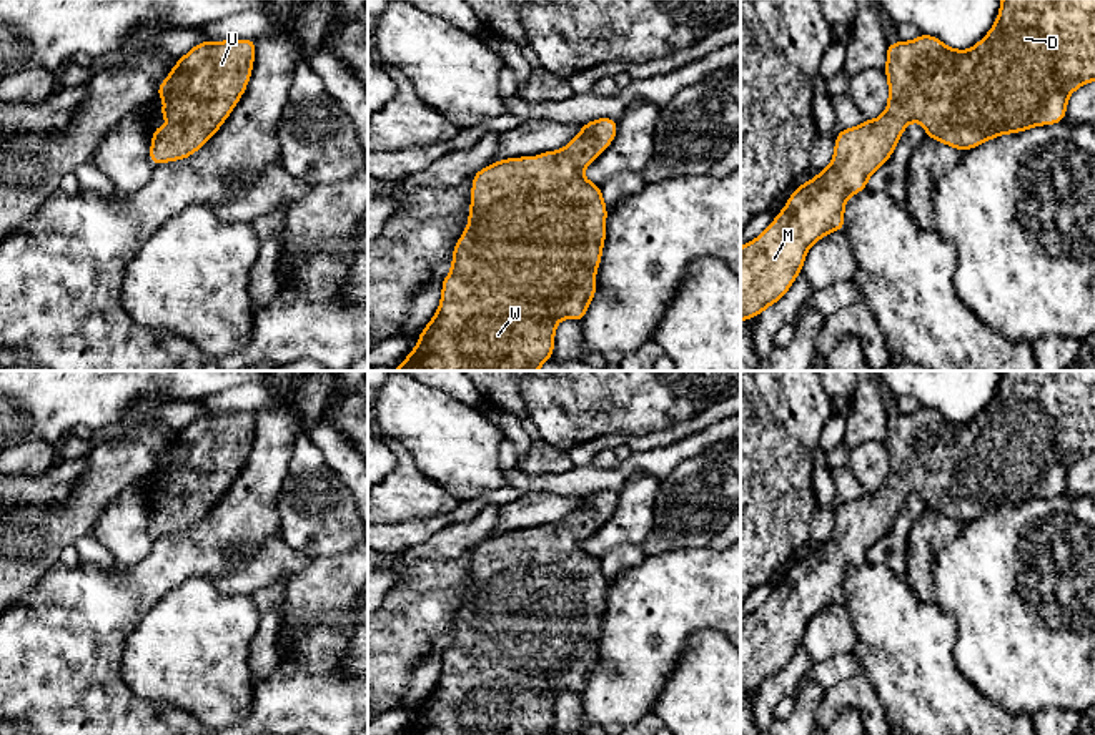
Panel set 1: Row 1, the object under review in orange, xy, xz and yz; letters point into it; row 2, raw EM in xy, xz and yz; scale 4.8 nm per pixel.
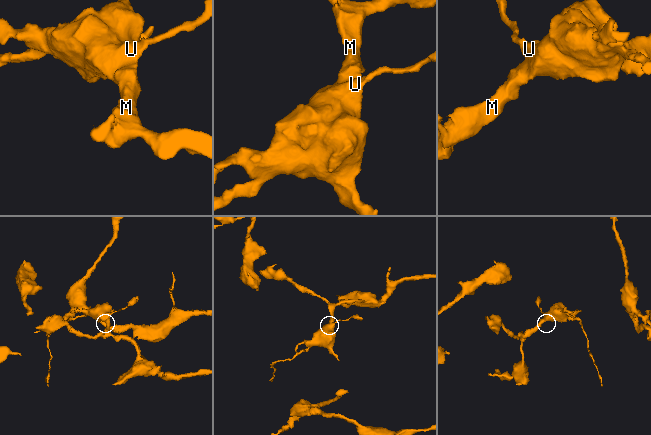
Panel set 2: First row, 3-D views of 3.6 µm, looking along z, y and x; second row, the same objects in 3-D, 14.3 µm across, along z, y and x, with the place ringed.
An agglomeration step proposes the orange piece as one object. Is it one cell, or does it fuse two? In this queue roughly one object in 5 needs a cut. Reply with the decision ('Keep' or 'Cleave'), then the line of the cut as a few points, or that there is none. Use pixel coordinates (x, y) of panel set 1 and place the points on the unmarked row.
Keep. No split

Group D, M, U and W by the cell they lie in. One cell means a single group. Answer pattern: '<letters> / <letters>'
D M U W

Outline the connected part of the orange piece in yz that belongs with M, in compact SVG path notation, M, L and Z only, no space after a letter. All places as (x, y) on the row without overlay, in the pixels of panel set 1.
M1002 371L993 401L972 422L950 422L939 411L922 406L912 414L890 416L884 442L889 451L885 486L840 502L830 537L802 555L770 599L741 620L741 695L759 688L789 663L815 614L830 604L842 604L847 570L865 562L869 549L892 529L910 494L920 494L927 509L960 524L1005 506L1063 494L1070 466L1095 452L1095 371Z

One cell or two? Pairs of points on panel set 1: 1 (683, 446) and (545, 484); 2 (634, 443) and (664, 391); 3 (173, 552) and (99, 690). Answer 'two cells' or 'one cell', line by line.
1: one cell
2: two cells
3: one cell

